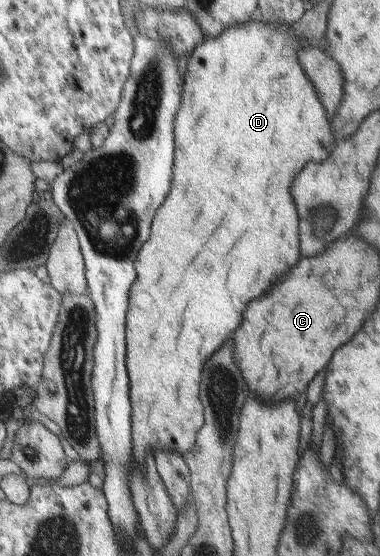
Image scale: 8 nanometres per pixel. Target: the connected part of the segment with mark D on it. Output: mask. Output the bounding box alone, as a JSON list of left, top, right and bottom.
[129,16,333,466]

